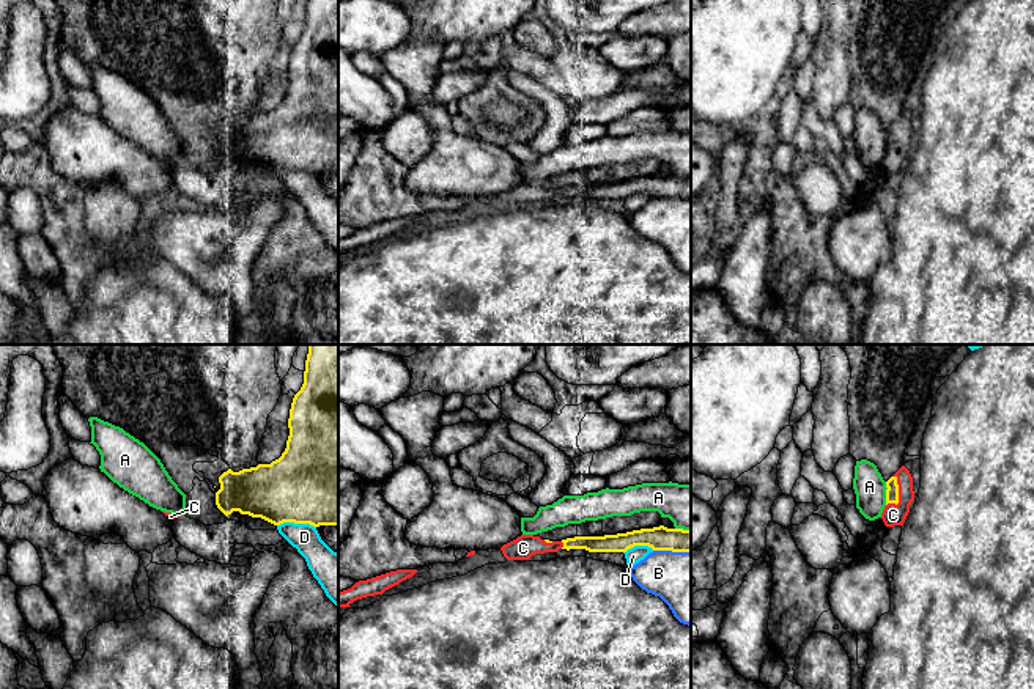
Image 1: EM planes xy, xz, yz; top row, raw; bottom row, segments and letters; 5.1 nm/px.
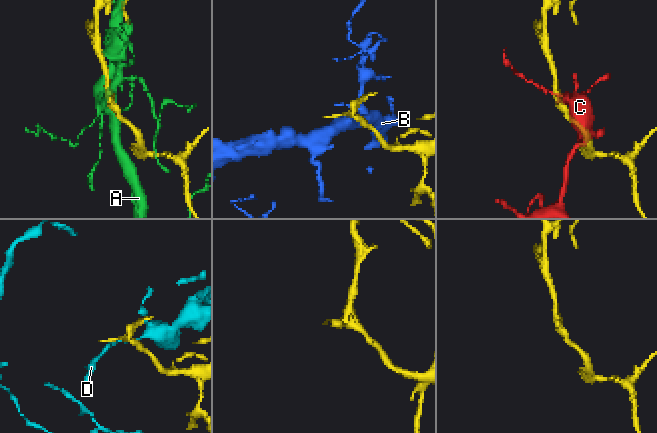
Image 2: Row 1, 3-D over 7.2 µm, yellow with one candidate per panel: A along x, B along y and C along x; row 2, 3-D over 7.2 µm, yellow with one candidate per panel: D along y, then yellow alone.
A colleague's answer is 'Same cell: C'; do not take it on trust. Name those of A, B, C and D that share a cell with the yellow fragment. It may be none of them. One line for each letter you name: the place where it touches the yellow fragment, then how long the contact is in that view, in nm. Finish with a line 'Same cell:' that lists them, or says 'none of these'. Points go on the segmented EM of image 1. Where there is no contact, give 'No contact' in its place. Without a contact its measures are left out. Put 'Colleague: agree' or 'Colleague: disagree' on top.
Colleague: agree
C: Touches yellow at yz (897, 494). Shared border 170 nm
Same cell: C

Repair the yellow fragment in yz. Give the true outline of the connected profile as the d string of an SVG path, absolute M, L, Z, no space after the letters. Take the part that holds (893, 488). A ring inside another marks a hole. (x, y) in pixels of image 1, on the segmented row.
M902 466L886 481L886 507L881 513L881 519L886 527L903 525L910 505L914 500L913 477L910 470Z

